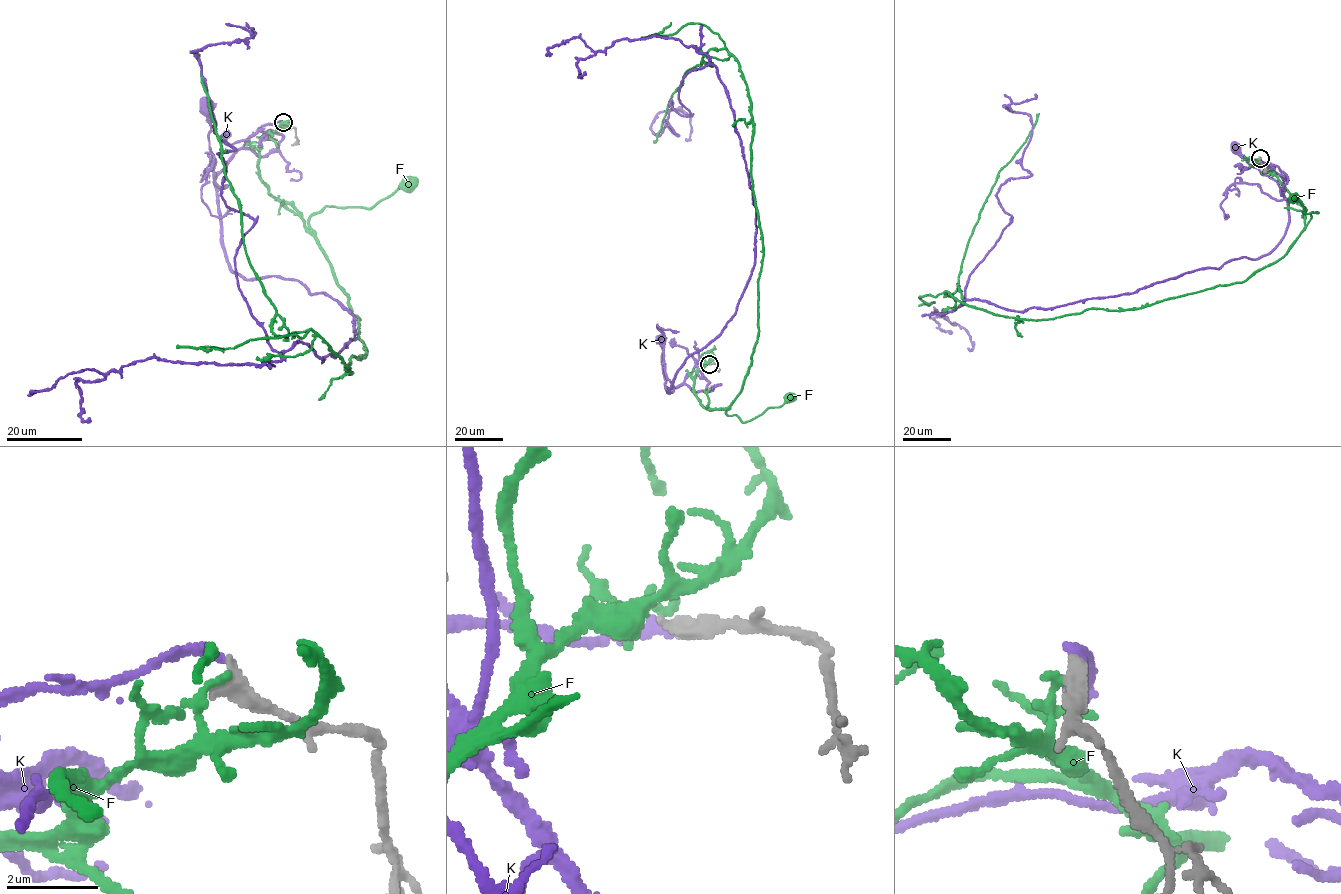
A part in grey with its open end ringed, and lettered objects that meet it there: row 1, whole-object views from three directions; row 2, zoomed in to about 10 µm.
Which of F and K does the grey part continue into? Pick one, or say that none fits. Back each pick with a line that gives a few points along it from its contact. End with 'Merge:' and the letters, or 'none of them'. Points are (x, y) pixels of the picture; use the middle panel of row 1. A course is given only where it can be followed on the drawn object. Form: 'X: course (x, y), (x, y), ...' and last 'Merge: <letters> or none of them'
K: course (709, 363), (698, 363), (678, 387), (665, 386), (660, 339)
Merge: K

